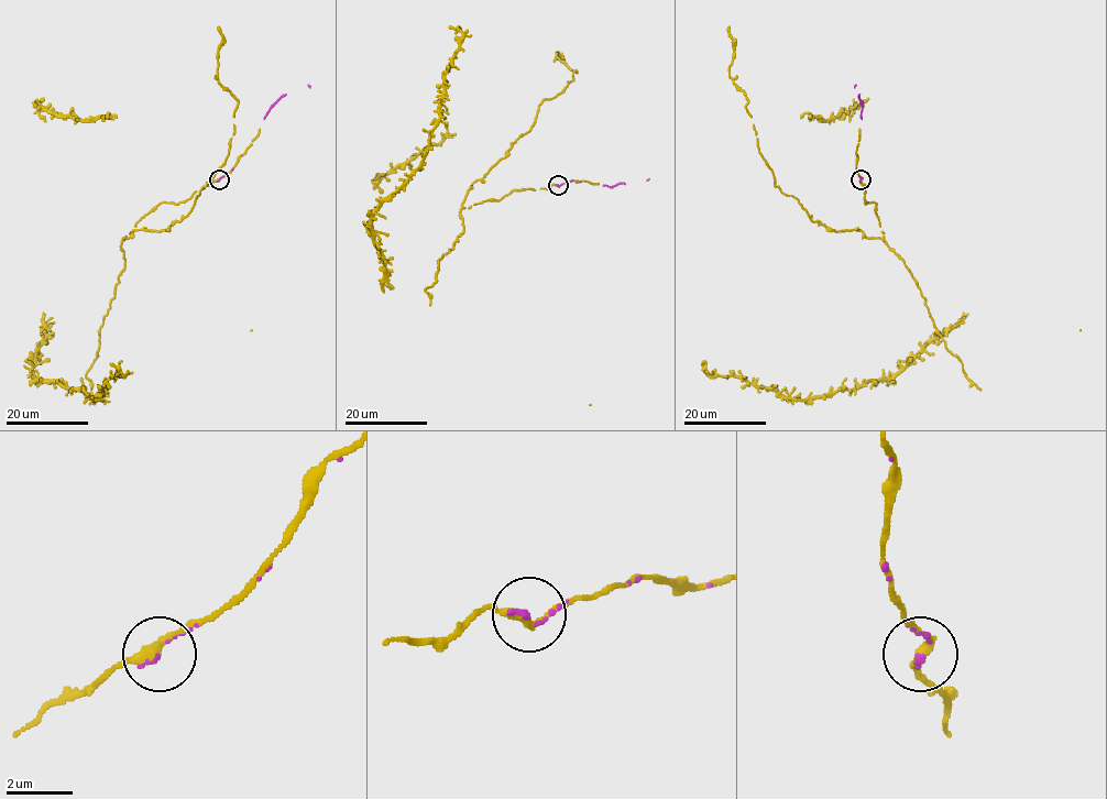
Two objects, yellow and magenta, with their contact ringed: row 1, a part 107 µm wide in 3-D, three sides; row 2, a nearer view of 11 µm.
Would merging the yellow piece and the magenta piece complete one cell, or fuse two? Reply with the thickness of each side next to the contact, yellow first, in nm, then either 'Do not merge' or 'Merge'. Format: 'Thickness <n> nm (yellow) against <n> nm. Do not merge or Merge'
Thickness 260 nm (yellow) against 110 nm. Merge

